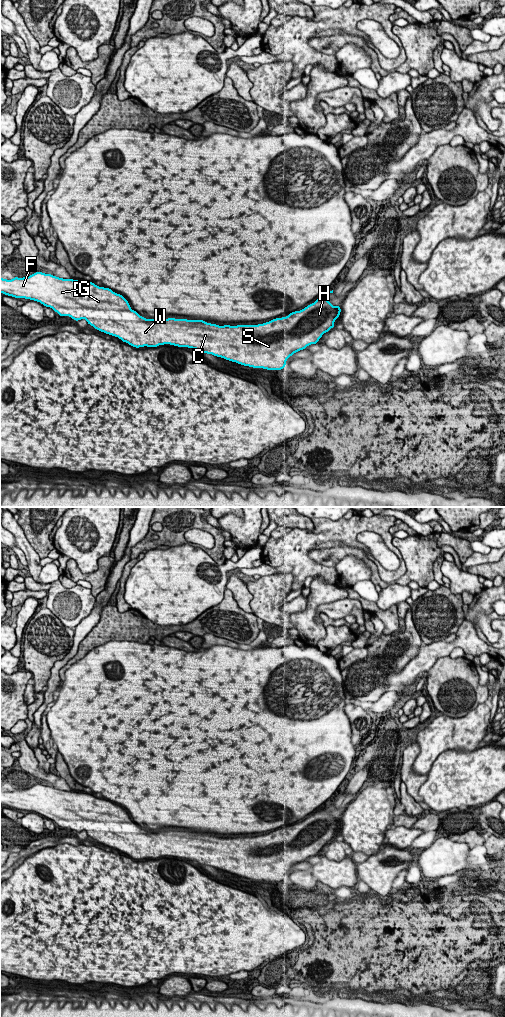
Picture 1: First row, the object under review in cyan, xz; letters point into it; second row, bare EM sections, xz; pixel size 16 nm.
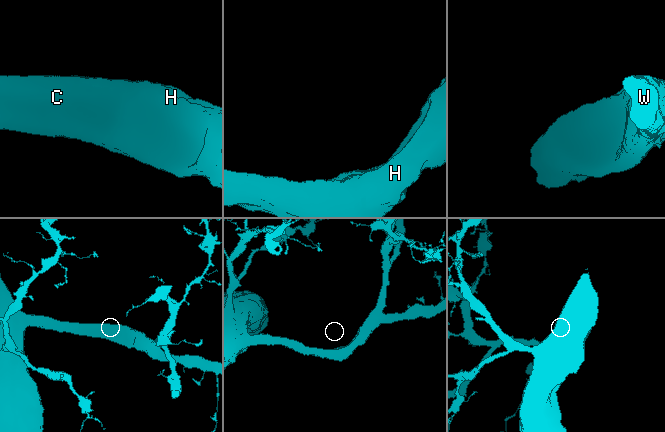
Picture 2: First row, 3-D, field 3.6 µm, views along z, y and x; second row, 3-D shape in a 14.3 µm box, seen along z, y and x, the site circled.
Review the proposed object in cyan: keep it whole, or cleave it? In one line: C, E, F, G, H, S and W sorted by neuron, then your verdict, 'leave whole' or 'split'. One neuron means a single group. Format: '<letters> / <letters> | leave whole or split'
C E F G H S W | leave whole

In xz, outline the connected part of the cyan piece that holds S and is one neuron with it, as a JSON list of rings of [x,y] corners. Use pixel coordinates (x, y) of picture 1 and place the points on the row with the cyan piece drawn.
[[[42,272],[23,278],[14,277],[11,280],[0,277],[0,293],[40,302],[45,307],[52,308],[58,315],[69,316],[75,321],[86,319],[95,329],[118,337],[122,342],[136,348],[164,344],[188,347],[244,366],[267,370],[284,369],[287,359],[295,352],[318,343],[322,335],[335,326],[334,321],[341,312],[340,306],[333,306],[325,295],[300,311],[258,325],[219,326],[203,320],[145,319],[131,309],[123,295],[114,293],[109,288]]]

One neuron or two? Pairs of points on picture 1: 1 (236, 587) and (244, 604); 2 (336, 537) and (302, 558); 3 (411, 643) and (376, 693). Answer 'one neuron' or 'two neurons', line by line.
1: one neuron
2: one neuron
3: one neuron

